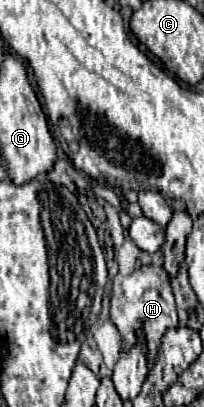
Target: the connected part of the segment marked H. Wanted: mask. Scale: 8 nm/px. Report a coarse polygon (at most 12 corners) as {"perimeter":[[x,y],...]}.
{"perimeter":[[162,267],[116,275],[110,321],[122,349],[158,343],[178,327],[170,277]]}

